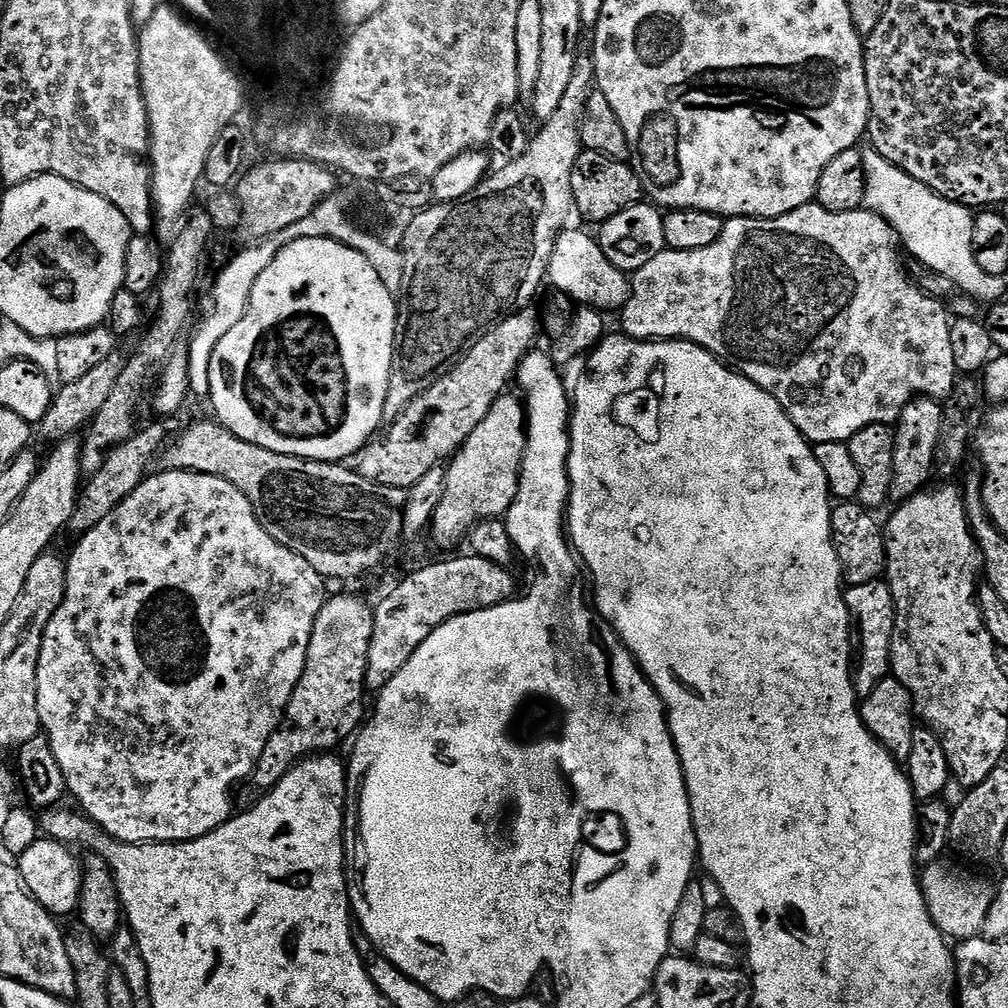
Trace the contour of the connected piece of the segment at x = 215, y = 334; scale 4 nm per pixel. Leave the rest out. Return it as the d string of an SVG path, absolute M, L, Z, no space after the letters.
M301 225L286 226L286 230L282 230L273 236L267 236L264 240L248 246L252 248L242 249L217 274L216 285L212 288L212 309L209 310L208 317L204 320L204 325L197 330L192 344L189 343L187 345L188 361L190 362L190 392L193 397L202 396L204 398L208 396L208 391L210 390L210 358L212 357L214 346L218 346L220 339L244 317L254 282L260 277L262 270L266 270L266 266L270 266L270 262L274 262L277 254L290 242L300 239L301 235Z

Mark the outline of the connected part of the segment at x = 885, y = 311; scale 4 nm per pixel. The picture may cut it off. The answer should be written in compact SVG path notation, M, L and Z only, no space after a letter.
M813 202L790 214L769 220L738 216L725 223L718 242L710 242L710 246L702 246L702 250L665 250L650 258L650 262L646 262L646 266L639 268L631 277L629 300L618 318L624 327L621 328L623 335L632 336L635 340L689 340L713 352L719 360L737 372L743 372L747 380L752 380L776 399L809 444L842 444L866 426L895 425L902 410L918 396L947 397L958 379L954 353L950 347L950 315L946 309L936 305L939 303L933 297L910 282L905 269L904 272L900 269L899 255L896 232L882 217L867 210L835 212Z

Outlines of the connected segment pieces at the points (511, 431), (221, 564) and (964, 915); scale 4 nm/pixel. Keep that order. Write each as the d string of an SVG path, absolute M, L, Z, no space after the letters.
M498 397L486 418L478 422L478 430L466 438L447 465L446 486L430 525L430 533L442 547L452 548L459 540L461 543L479 520L500 518L507 513L518 490L527 441L526 408L521 397Z
M167 470L159 473L161 476L153 475L147 481L146 486L134 490L118 510L113 510L110 518L102 518L94 530L90 530L84 536L75 541L76 549L72 552L72 557L67 557L68 577L64 587L64 601L62 606L50 618L46 626L46 634L42 638L42 654L38 658L38 714L40 715L40 726L43 735L48 738L48 745L52 747L54 758L64 775L64 782L70 796L73 796L82 809L83 815L87 816L93 825L96 824L101 829L101 833L113 836L121 844L174 844L181 840L197 840L199 836L205 836L214 831L219 824L224 824L233 815L234 812L234 789L241 782L251 776L252 771L256 769L257 762L262 758L262 750L266 750L266 742L270 742L270 734L278 730L278 726L284 717L284 711L292 700L294 690L302 678L302 670L306 666L306 654L310 646L310 634L314 630L314 622L322 610L326 599L326 591L322 585L322 577L298 554L294 554L286 546L282 546L258 522L246 494L238 490L230 482L226 482L217 476L210 474L198 474L197 472L169 472Z
M944 862L923 865L918 876L924 901L930 910L930 918L949 941L959 942L974 938L980 933L990 914L994 884L975 876L972 872L967 872L964 868L959 868L956 864L940 863Z

